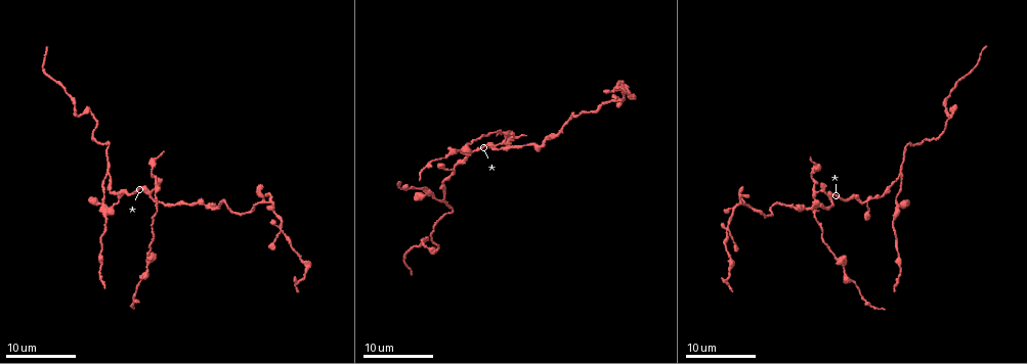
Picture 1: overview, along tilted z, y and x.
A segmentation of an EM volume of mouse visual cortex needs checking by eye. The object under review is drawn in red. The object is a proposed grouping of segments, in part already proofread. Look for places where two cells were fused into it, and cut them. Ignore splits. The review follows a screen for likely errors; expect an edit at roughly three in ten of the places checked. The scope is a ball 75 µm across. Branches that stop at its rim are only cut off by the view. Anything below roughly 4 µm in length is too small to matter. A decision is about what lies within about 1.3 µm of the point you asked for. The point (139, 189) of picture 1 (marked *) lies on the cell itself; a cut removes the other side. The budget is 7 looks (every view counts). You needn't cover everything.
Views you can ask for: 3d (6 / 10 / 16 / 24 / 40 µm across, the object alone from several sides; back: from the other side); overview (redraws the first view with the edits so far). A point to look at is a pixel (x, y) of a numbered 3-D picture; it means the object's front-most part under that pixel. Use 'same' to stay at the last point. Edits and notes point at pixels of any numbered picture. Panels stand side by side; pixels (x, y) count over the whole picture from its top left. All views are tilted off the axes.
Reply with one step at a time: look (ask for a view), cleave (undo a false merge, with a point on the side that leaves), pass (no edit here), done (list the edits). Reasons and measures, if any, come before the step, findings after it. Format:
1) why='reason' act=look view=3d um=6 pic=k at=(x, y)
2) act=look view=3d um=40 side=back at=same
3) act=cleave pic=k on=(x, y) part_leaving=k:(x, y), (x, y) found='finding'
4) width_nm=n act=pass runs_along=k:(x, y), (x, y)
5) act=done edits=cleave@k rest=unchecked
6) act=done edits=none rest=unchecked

why='a fork' act=look view=3d um=6 pic=1 at=(156, 186)

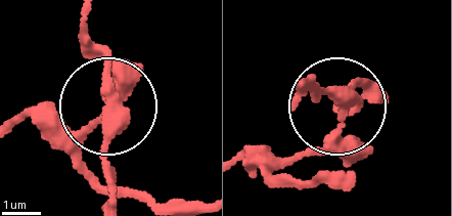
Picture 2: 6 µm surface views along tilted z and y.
width_nm=290 act=cleave pic=2 on=(118, 122) part_leaving=2:(335, 139), (330, 96), (298, 81) found='a second cell is stuck on'

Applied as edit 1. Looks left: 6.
act=look view=overview

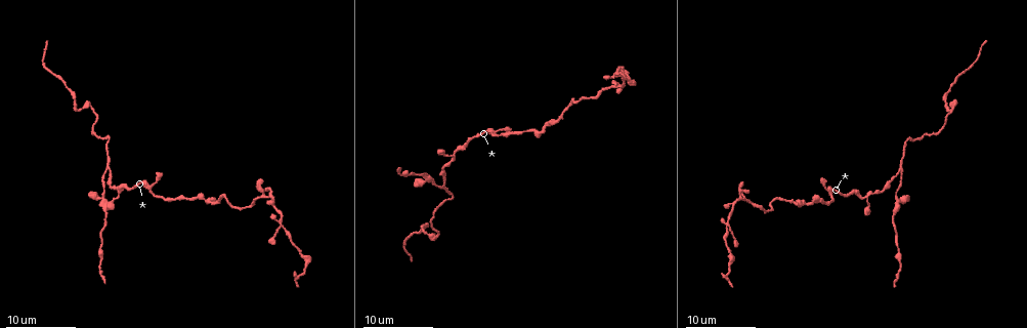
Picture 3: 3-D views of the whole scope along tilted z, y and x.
why='four or more arms meet' act=look view=3d um=10 pic=3 at=(729, 227)

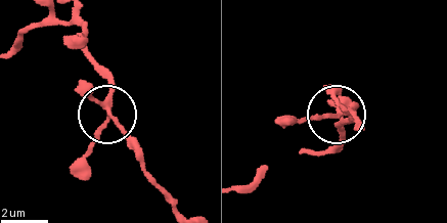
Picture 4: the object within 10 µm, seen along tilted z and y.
width_nm=190 act=pass runs_along=4:(13, 52), (36, 25), (84, 32), (110, 104), (73, 164) found='one cell here'

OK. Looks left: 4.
why='calibre changes' act=look view=3d um=10 pic=3 at=(795, 203)

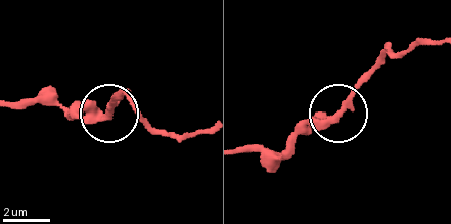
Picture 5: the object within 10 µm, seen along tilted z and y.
why='closer look' act=look view=3d um=6 pic=5 at=(110, 116)

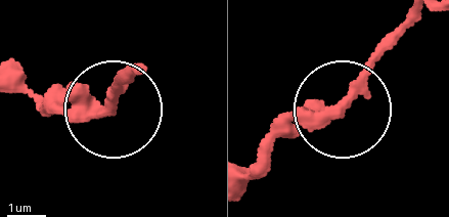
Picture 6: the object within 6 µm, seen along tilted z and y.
act=pass found='continuous, no second cell'

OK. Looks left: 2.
act=done edits=cleave@2 rest=unchecked

